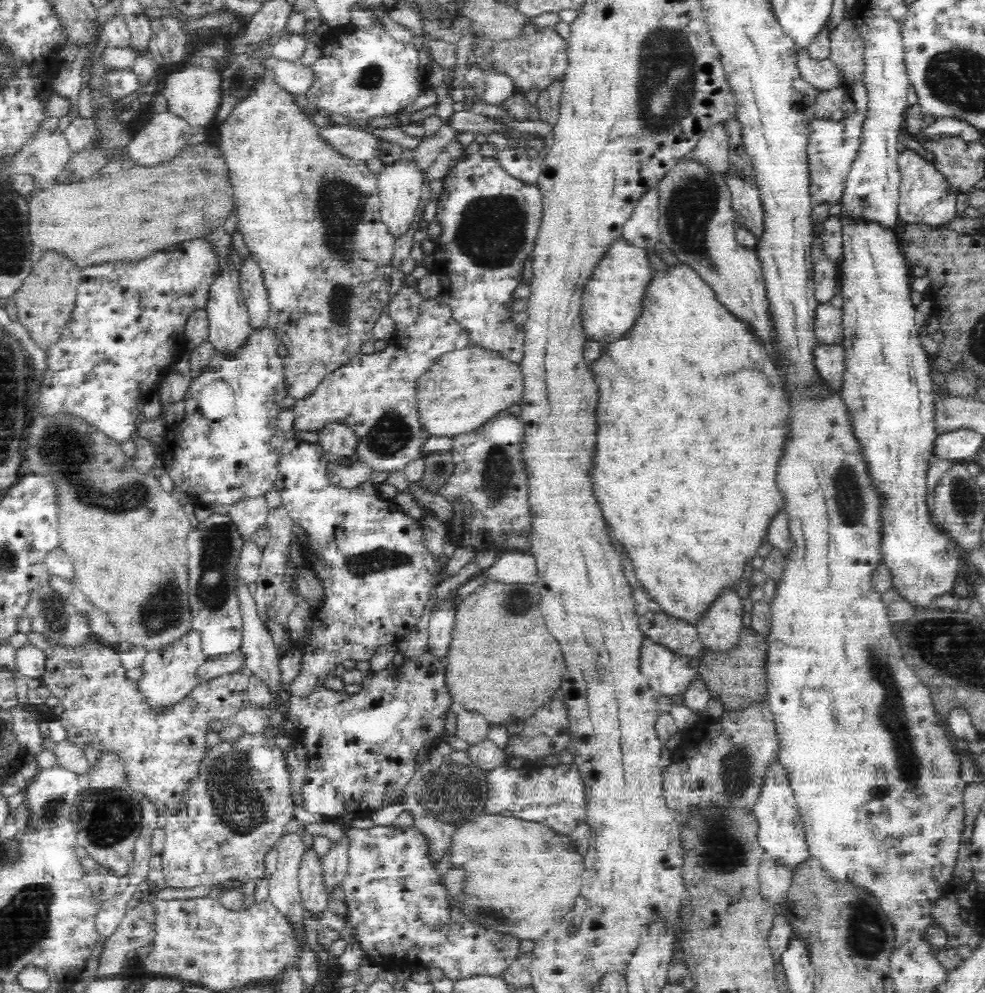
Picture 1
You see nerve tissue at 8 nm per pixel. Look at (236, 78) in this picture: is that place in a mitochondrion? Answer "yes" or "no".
yes

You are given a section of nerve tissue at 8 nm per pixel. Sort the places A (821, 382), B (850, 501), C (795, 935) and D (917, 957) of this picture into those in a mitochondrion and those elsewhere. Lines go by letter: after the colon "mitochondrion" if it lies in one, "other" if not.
A: other
B: mitochondrion
C: other
D: other

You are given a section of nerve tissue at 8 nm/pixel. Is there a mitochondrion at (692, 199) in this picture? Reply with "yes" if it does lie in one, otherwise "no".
yes

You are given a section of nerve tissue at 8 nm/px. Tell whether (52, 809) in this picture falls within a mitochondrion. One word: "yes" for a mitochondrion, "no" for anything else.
yes

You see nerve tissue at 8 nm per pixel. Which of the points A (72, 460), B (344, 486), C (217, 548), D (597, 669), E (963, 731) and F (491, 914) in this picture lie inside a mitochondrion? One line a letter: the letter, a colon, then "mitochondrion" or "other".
A: mitochondrion
B: other
C: mitochondrion
D: mitochondrion
E: other
F: mitochondrion

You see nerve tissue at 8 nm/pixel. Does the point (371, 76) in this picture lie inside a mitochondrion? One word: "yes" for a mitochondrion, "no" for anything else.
yes

